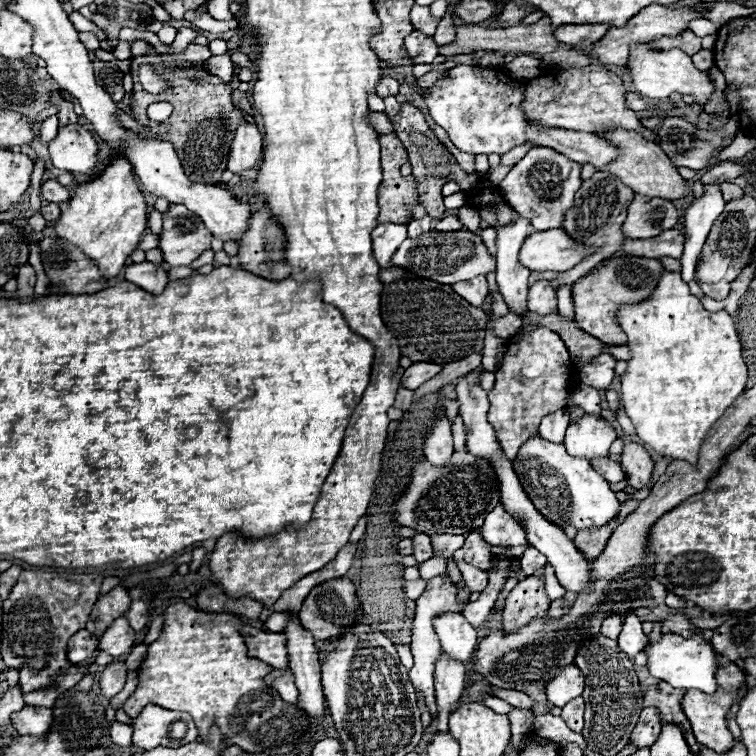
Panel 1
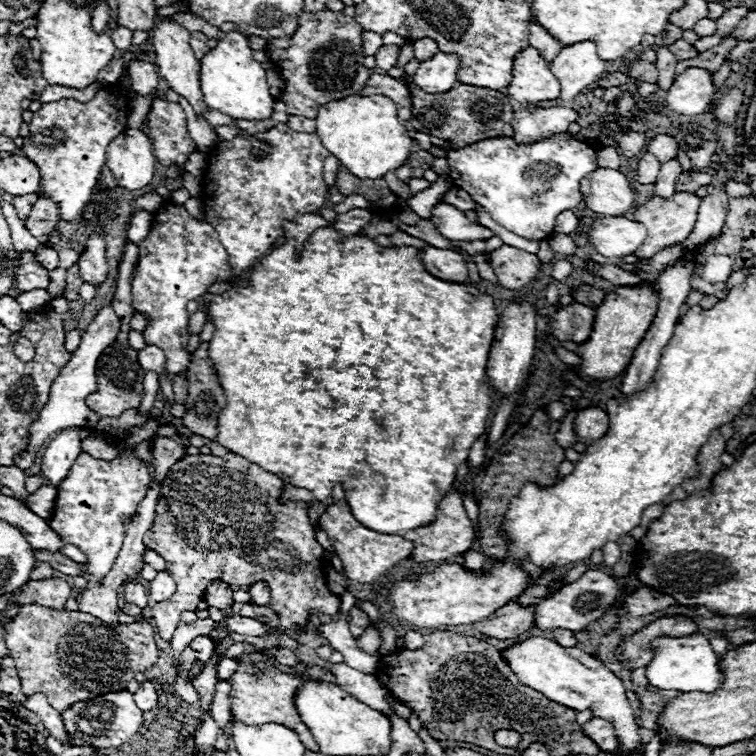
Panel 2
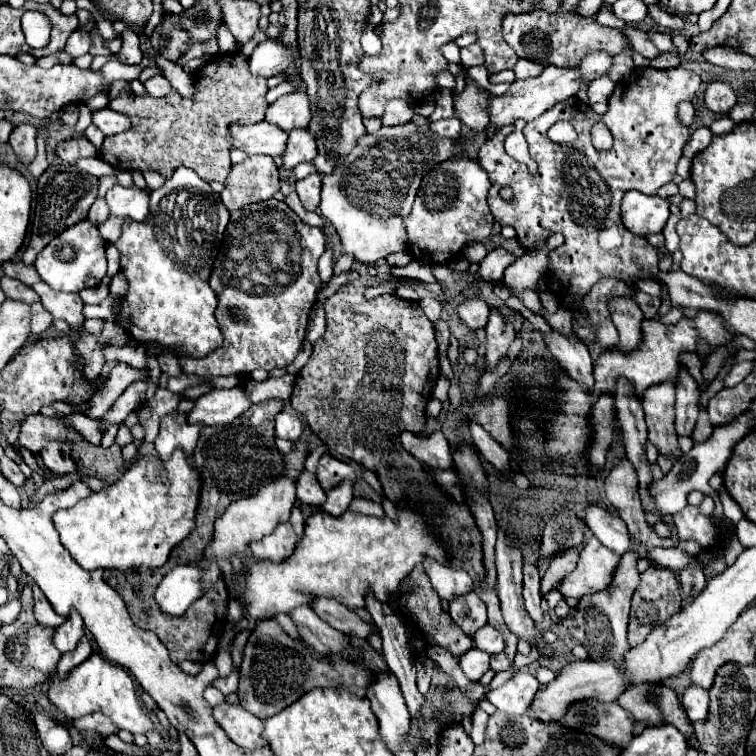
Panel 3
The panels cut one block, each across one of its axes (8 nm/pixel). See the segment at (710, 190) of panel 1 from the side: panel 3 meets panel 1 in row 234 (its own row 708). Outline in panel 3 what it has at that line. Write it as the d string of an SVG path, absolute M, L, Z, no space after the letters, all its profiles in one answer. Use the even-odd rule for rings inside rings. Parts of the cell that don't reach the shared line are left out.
M690 684L682 694L682 706L690 718L690 722L704 720L708 716L708 692L702 686Z

